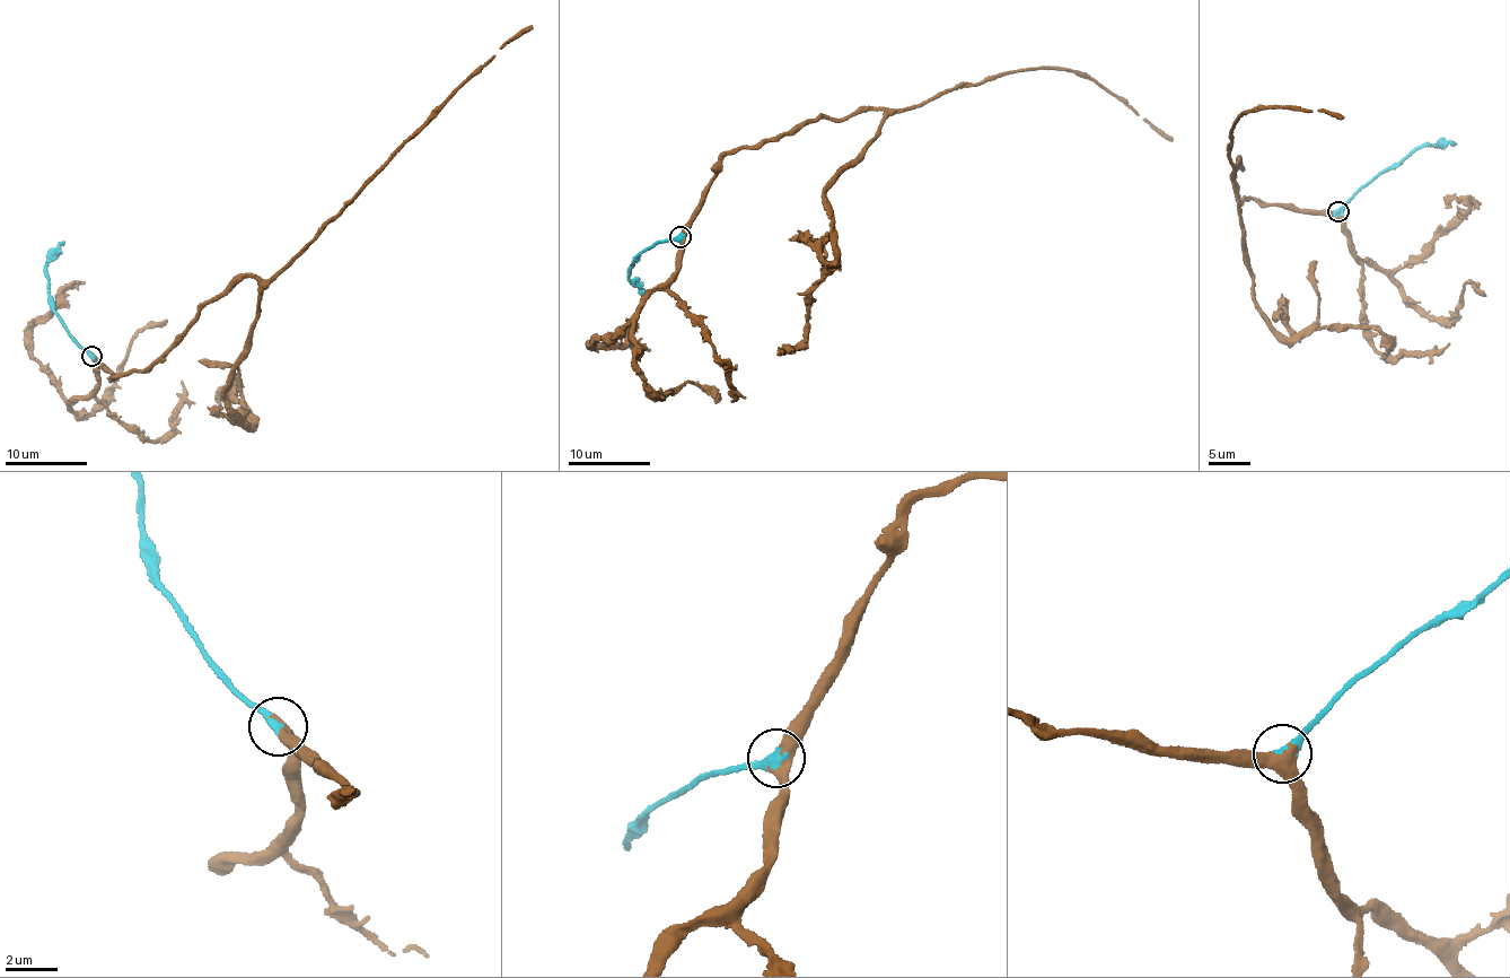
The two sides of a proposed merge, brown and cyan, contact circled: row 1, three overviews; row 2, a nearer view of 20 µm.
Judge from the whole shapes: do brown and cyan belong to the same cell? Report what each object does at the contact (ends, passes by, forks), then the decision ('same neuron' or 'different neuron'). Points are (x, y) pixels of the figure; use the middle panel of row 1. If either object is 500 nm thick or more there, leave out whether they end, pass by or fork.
brown passes by; cyan ends; same neuron

